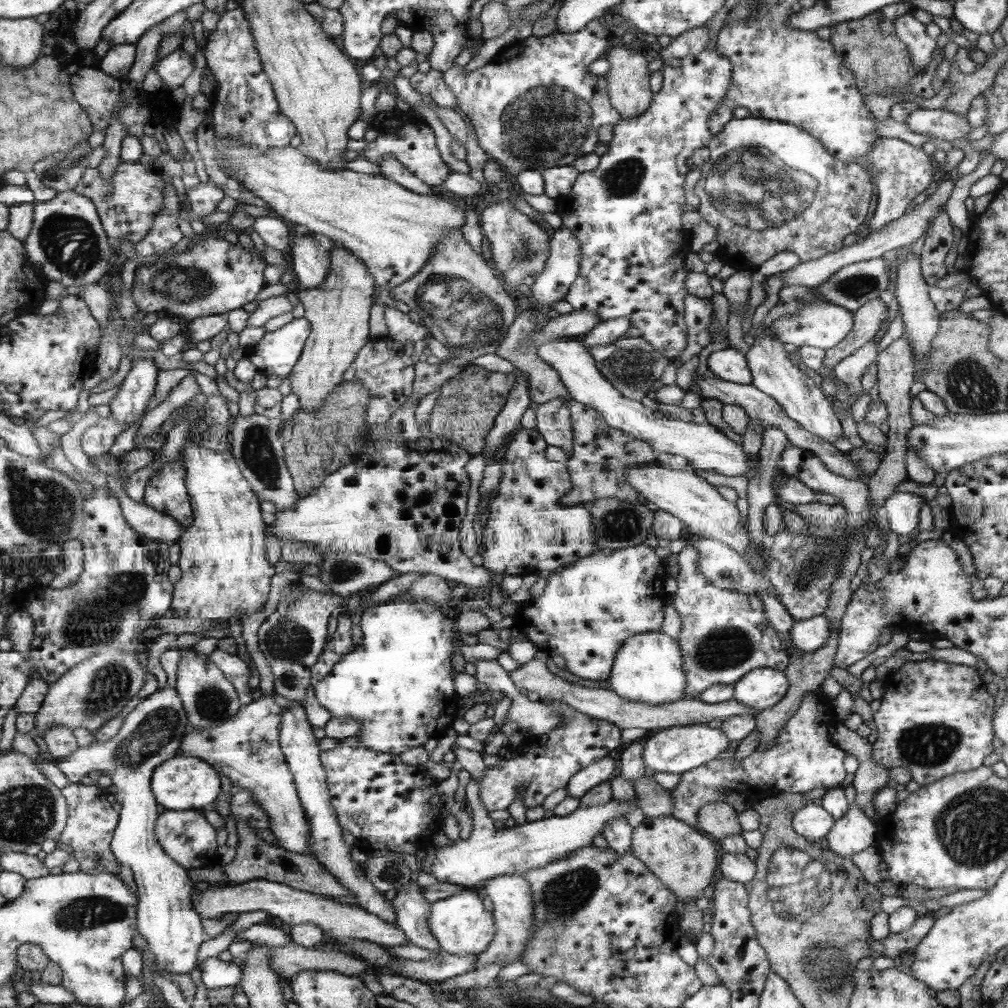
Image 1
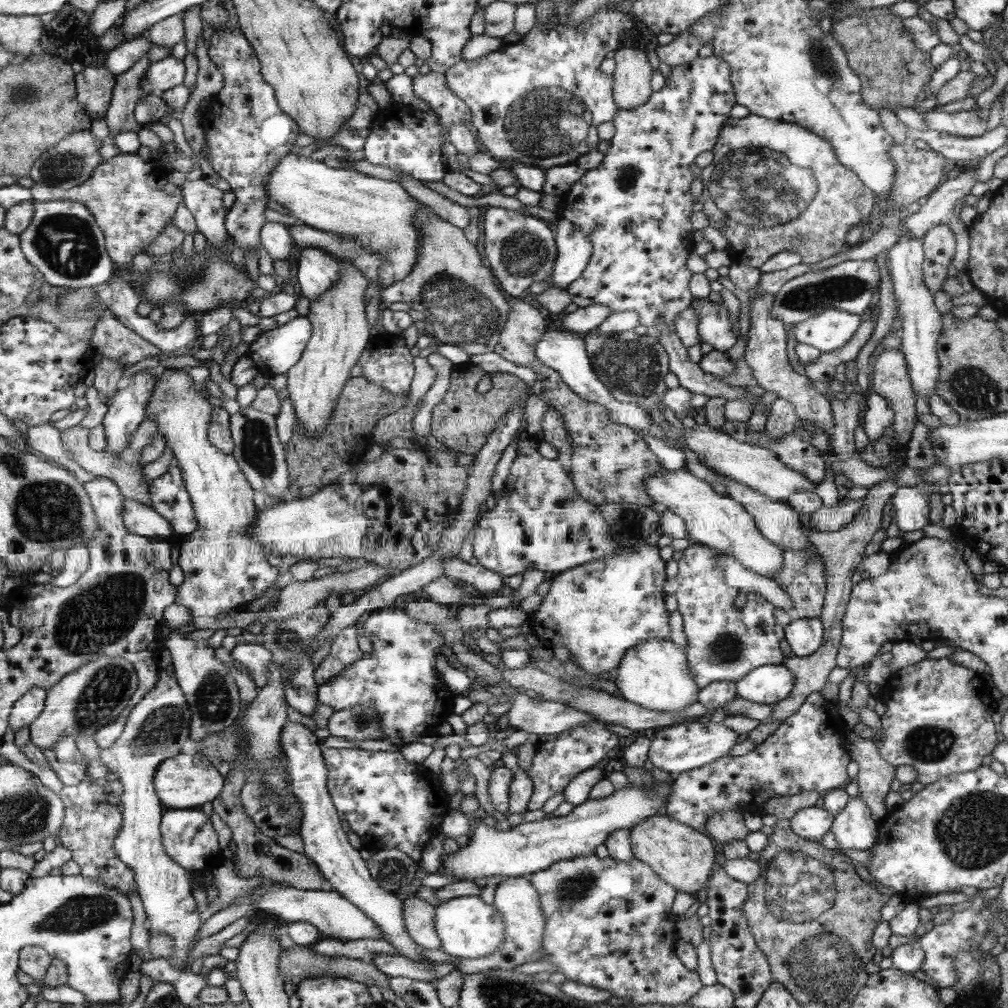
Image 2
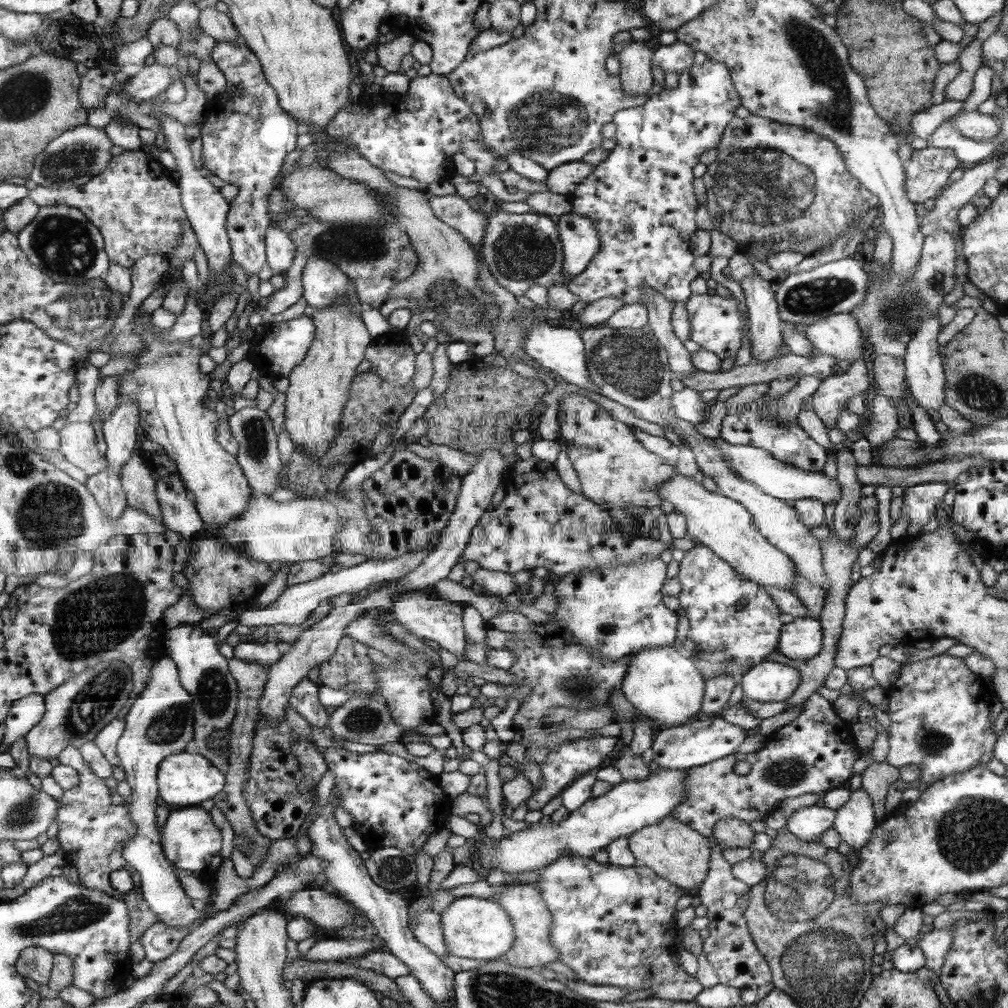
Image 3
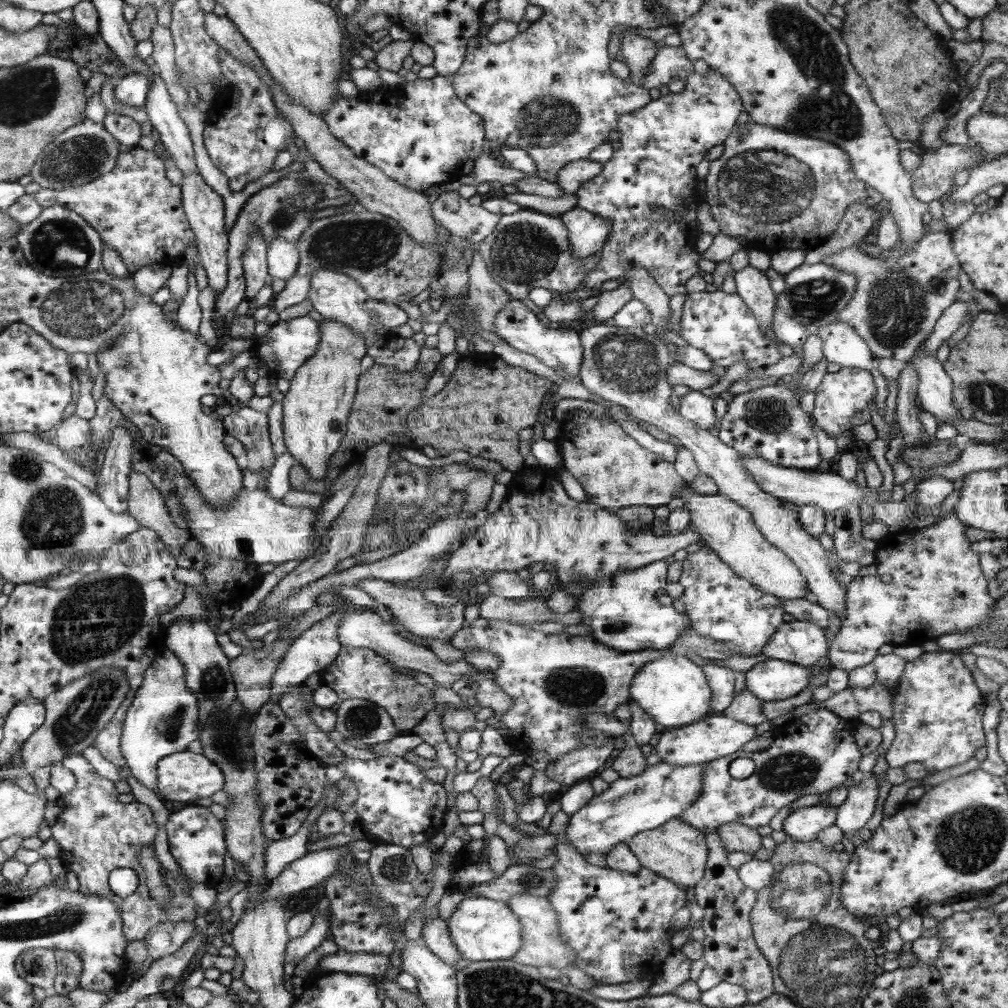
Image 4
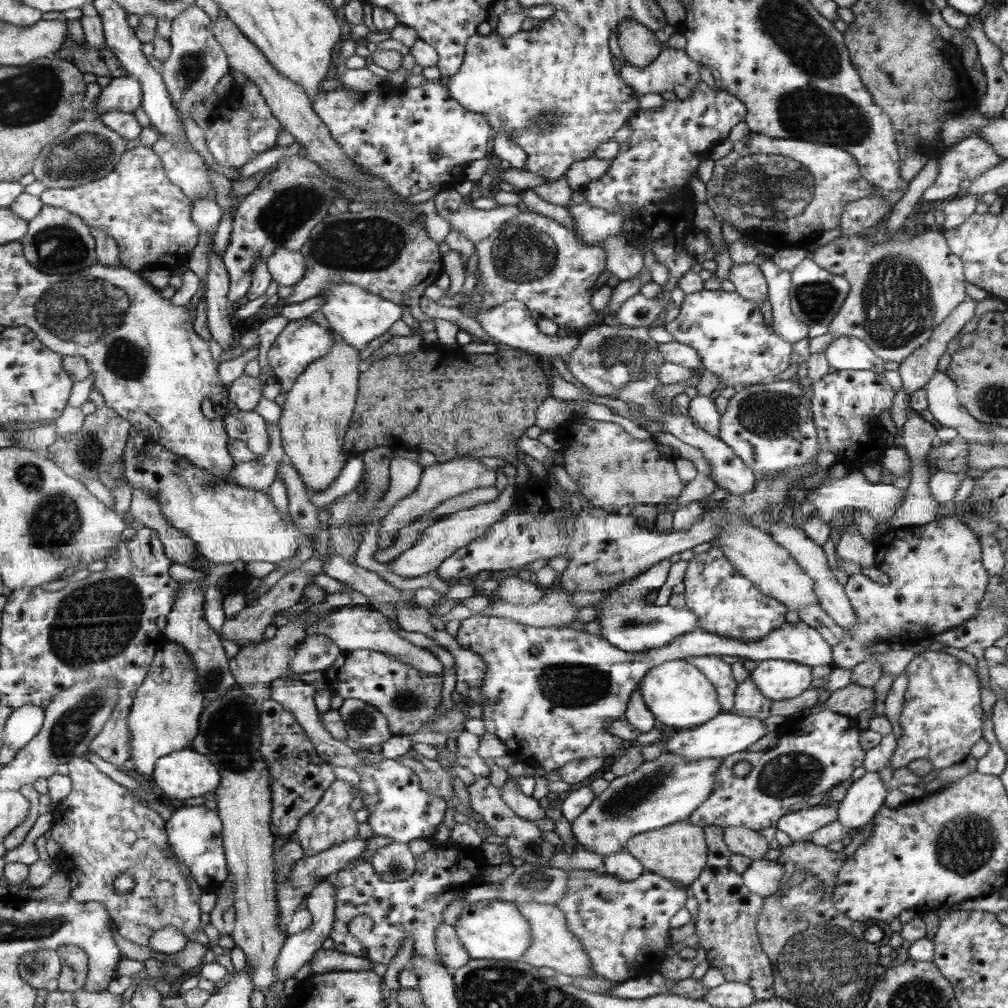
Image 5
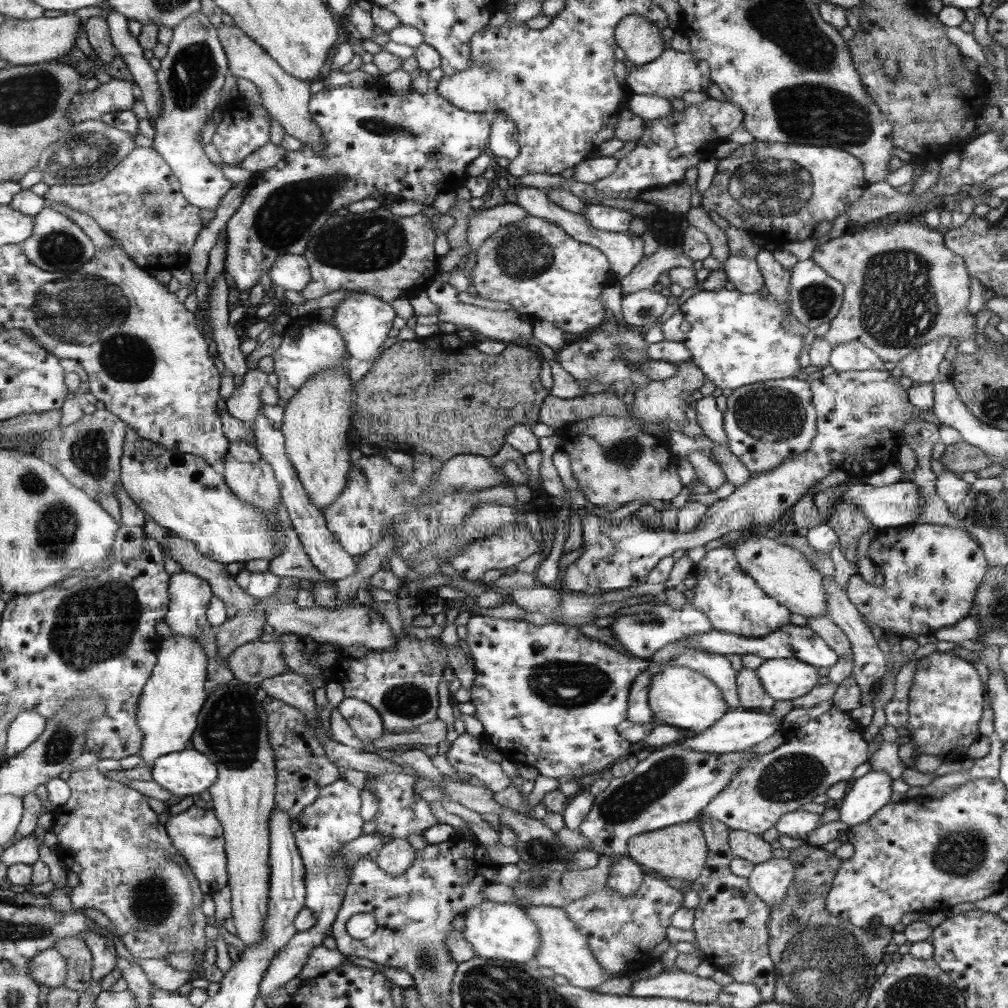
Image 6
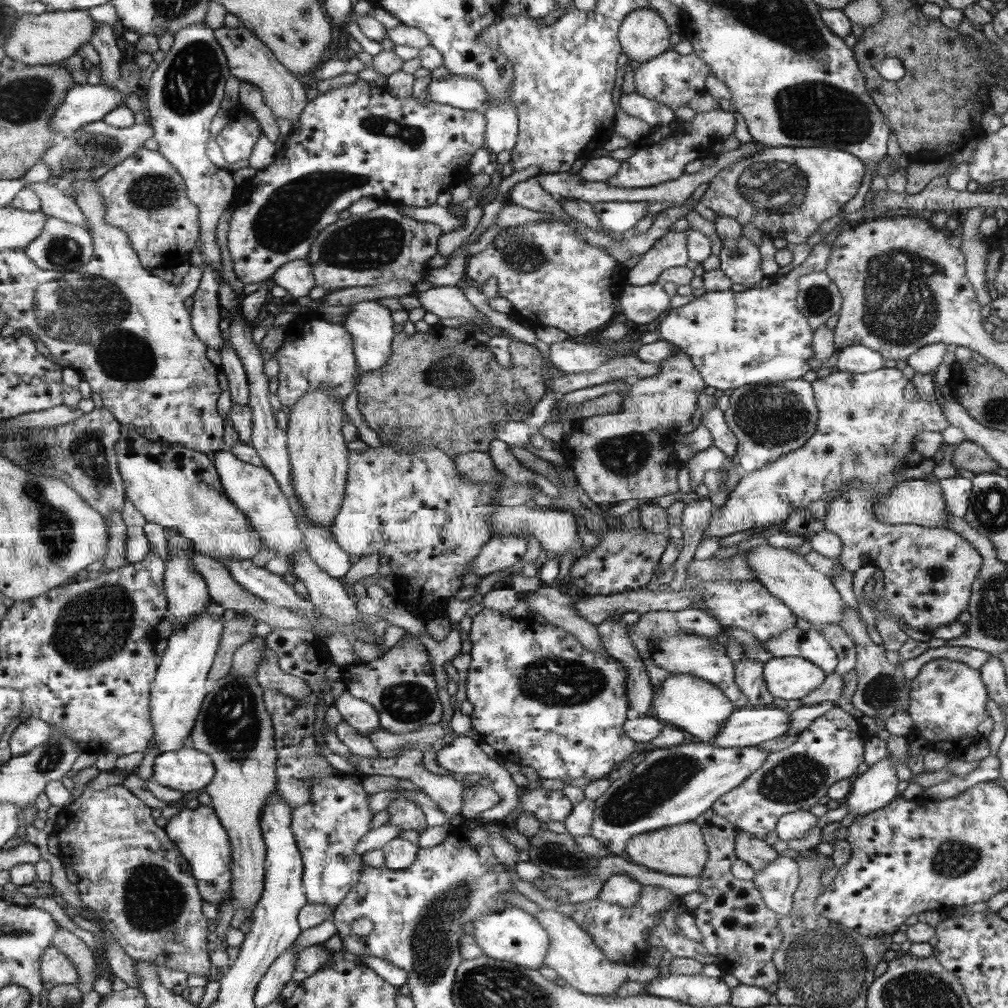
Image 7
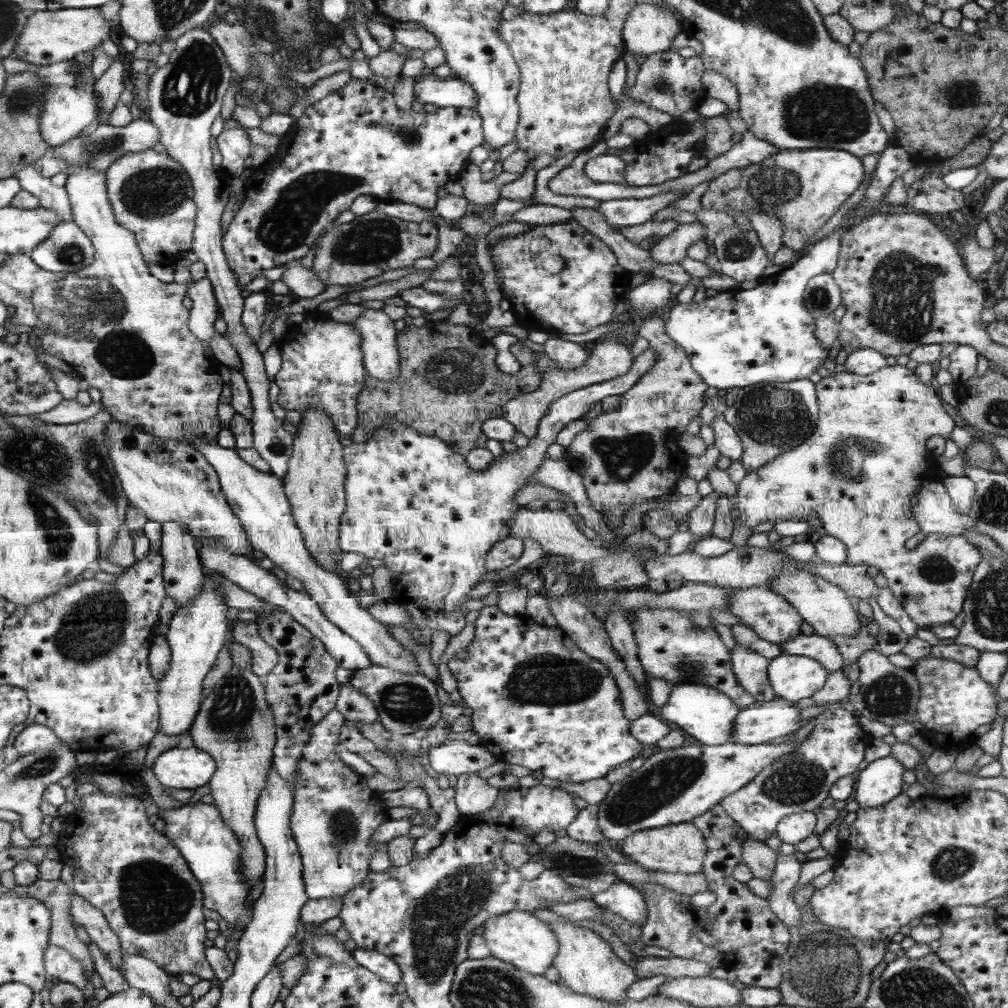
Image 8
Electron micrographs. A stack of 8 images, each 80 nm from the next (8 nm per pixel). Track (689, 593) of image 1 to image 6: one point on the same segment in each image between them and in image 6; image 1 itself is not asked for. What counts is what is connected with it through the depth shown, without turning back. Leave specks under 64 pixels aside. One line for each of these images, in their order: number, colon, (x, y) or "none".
2: (729, 635)
3: (730, 619)
4: (721, 605)
5: (729, 605)
6: (734, 602)

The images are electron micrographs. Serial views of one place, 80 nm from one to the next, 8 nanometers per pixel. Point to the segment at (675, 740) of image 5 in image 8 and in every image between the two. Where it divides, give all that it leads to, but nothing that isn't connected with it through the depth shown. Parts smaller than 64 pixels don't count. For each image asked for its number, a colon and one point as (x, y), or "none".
6: (739, 729)
7: (750, 725)
8: (760, 723)

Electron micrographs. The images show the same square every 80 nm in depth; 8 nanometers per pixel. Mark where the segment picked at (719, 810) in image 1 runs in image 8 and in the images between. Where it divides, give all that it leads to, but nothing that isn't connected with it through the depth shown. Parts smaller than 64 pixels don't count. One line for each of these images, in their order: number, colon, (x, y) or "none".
2: (727, 826)
3: (729, 833)
4: (737, 837)
5: (752, 844)
6: (748, 846)
7: (757, 853)
8: (761, 860)

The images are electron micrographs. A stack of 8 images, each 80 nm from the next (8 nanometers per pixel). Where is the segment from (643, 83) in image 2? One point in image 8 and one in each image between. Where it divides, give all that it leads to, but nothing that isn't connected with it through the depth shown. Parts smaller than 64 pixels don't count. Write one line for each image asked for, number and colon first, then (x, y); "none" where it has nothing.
3: (636, 69)
4: (637, 51)
5: (639, 46)
6: (641, 39)
7: (645, 35)
8: (650, 29)

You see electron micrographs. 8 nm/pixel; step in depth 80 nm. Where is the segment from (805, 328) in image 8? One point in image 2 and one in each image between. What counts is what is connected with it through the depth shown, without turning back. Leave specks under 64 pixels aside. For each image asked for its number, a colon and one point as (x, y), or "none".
2: (715, 327)
3: (717, 324)
4: (718, 323)
5: (729, 333)
6: (735, 339)
7: (733, 339)

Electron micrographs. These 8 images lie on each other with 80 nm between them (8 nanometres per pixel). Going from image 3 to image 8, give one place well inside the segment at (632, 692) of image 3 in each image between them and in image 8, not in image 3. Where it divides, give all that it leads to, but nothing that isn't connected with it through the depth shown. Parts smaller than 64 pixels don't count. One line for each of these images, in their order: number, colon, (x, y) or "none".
4: (672, 688)
5: (678, 694)
6: (678, 696)
7: (699, 708)
8: (706, 714)

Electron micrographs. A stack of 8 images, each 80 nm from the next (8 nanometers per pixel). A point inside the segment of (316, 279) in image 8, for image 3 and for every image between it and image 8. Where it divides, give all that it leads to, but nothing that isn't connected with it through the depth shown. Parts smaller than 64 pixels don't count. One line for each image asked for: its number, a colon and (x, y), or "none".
3: (281, 250)
4: (283, 257)
5: (287, 267)
6: (291, 271)
7: (296, 276)

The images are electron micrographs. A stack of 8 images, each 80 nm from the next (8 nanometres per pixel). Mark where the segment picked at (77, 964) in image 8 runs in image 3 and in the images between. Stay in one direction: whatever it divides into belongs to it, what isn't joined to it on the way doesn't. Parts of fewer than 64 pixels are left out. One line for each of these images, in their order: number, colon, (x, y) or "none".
3: (36, 963)
4: (38, 967)
5: (41, 969)
6: (49, 967)
7: (56, 967)

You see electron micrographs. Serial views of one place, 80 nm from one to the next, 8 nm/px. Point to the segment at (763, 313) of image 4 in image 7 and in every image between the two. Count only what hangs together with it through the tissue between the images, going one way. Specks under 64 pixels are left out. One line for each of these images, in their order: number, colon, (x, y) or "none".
5: (750, 283)
6: (744, 272)
7: (740, 258)

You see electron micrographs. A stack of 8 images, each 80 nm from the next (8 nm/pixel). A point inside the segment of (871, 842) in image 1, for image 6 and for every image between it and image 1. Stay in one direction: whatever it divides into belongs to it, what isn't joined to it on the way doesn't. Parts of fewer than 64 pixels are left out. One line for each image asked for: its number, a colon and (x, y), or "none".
2: (854, 828)
3: (855, 822)
4: (859, 807)
5: (864, 797)
6: (866, 796)

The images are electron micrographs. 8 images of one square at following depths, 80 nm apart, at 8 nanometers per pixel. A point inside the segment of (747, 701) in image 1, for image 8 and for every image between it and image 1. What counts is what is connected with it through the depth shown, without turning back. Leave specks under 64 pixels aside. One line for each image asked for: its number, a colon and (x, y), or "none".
2: (769, 684)
3: (771, 681)
4: (771, 680)
5: (777, 679)
6: (784, 679)
7: (791, 678)
8: (793, 677)

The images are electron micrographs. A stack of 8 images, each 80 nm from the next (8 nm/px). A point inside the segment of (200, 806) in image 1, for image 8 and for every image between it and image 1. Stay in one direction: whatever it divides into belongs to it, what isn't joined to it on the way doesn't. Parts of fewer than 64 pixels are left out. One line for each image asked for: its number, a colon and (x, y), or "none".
2: (185, 781)
3: (186, 780)
4: (185, 777)
5: (185, 774)
6: (188, 772)
7: (187, 769)
8: (184, 768)

